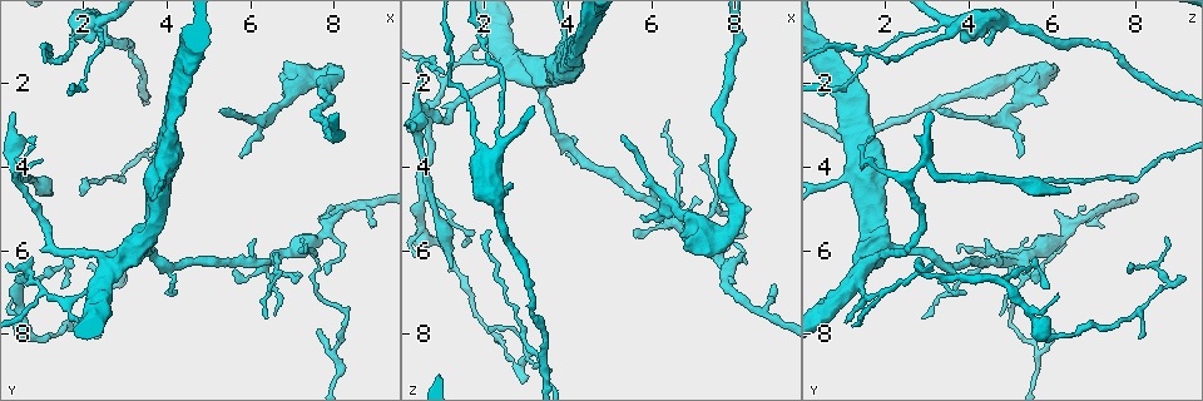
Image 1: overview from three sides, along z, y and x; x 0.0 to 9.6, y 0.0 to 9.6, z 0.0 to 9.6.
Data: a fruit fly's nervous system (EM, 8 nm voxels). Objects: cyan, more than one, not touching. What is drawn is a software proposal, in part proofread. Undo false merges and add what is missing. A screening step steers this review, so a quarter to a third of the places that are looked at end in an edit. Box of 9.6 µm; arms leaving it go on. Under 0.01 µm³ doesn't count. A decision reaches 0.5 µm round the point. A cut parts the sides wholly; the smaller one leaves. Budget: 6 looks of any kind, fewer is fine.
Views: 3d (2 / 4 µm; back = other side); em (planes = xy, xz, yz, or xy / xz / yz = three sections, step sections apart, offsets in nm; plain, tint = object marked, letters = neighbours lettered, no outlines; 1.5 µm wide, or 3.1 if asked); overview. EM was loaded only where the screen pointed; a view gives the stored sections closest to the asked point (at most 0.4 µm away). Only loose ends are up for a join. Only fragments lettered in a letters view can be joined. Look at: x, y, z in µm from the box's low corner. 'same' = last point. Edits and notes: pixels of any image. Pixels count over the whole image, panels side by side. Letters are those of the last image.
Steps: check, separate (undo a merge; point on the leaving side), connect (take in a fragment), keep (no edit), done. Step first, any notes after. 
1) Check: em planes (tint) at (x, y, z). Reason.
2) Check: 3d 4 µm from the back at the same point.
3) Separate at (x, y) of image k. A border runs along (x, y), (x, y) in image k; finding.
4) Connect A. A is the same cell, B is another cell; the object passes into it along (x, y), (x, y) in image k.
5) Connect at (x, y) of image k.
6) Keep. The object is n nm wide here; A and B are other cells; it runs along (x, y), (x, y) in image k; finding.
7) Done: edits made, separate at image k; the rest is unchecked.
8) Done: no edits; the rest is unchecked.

Check: em planes (letters) at (5.30, 2.70, 3.20). Thin end.

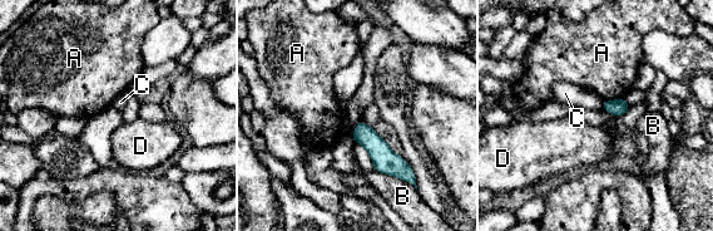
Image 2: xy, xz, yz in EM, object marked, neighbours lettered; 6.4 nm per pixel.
Keep. A, B, C and D are other cells; a border runs along (604, 102), (602, 107) in image 2; no lettered fragment goes on from it.

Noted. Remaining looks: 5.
Check: em planes (letters) at (6.60, 7.60, 4.75). Tapers out.

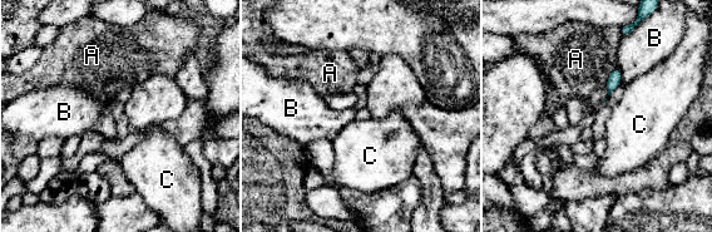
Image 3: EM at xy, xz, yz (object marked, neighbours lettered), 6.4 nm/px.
Keep. A, B and C are other cells; a border runs along (616, 65), (621, 74), (621, 82) in image 3; no lettered fragment goes on from it.

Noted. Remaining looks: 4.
Check: 3d 4 µm at (2.05, 6.40, 7.85). An open end.

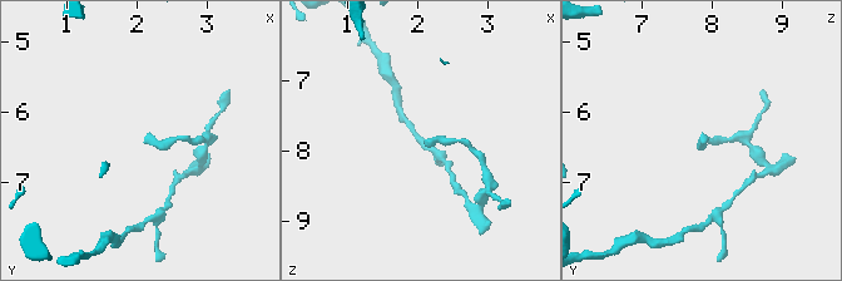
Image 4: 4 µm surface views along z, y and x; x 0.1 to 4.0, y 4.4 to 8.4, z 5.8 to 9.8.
Check: em 3.1 µm planes (letters) at (2.05, 6.40, 7.90).

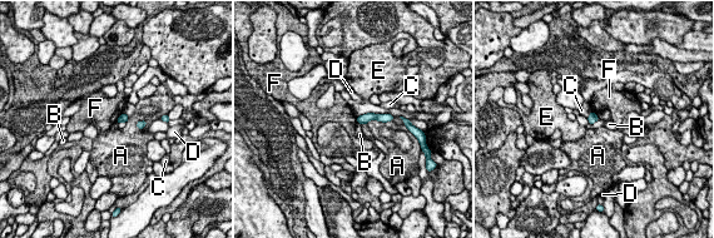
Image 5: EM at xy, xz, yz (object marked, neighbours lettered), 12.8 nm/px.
Keep. A, B, C, D, E and F are other cells; none of them fits.

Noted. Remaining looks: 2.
Done: no edits; the rest is unchecked.

